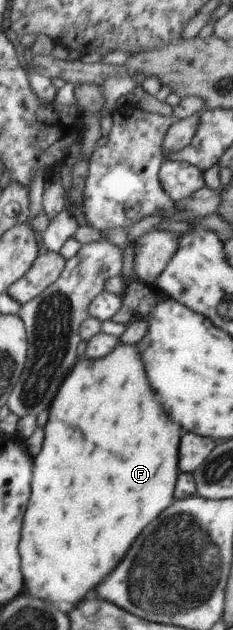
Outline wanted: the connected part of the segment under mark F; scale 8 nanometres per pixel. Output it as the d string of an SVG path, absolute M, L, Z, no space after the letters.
M120 343L100 361L82 356L54 403L44 451L34 459L36 495L23 529L24 577L32 597L52 603L82 603L118 569L144 527L174 499L180 427L160 409L136 345Z

